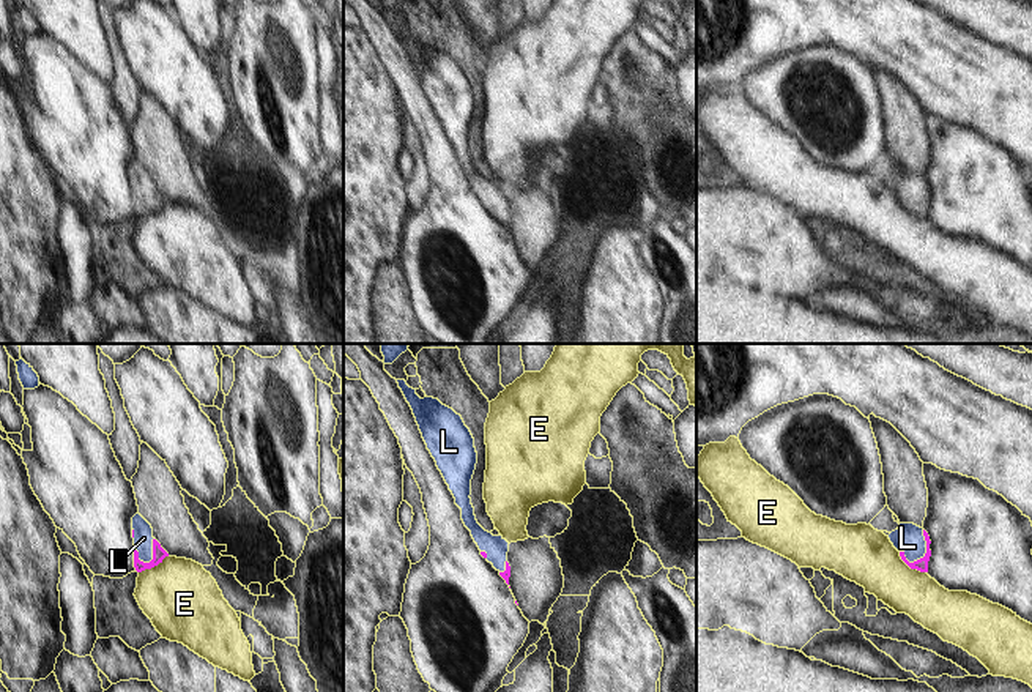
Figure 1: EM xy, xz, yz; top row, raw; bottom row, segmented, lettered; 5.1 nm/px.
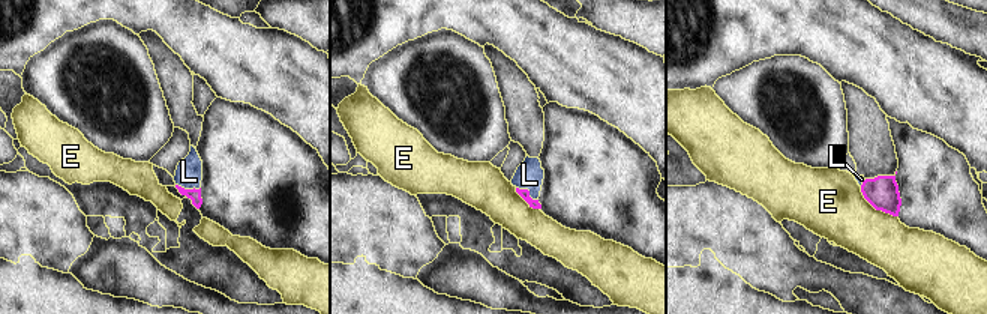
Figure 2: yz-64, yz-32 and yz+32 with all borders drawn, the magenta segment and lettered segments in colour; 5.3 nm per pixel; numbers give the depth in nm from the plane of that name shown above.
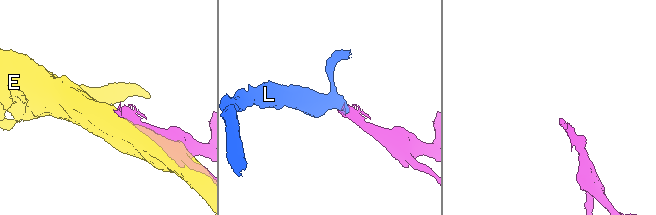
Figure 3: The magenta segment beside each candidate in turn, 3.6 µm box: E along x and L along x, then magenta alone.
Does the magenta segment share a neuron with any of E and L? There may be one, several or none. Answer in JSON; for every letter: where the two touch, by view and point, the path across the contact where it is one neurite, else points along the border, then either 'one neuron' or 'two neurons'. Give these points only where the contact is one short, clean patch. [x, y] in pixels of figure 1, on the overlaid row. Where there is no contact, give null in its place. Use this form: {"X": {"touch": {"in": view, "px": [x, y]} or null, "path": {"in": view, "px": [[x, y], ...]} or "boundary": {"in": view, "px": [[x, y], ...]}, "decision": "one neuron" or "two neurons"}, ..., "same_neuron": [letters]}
{"E": {"touch": {"in": "yz", "px": [911, 568]}, "decision": "two neurons"}, "L": {"touch": {"in": "yz", "px": [927, 550]}, "path": {"in": "yz", "px": [[920, 565], [920, 558], [927, 550], [908, 538]]}, "decision": "one neuron"}, "same_neuron": ["L"]}

